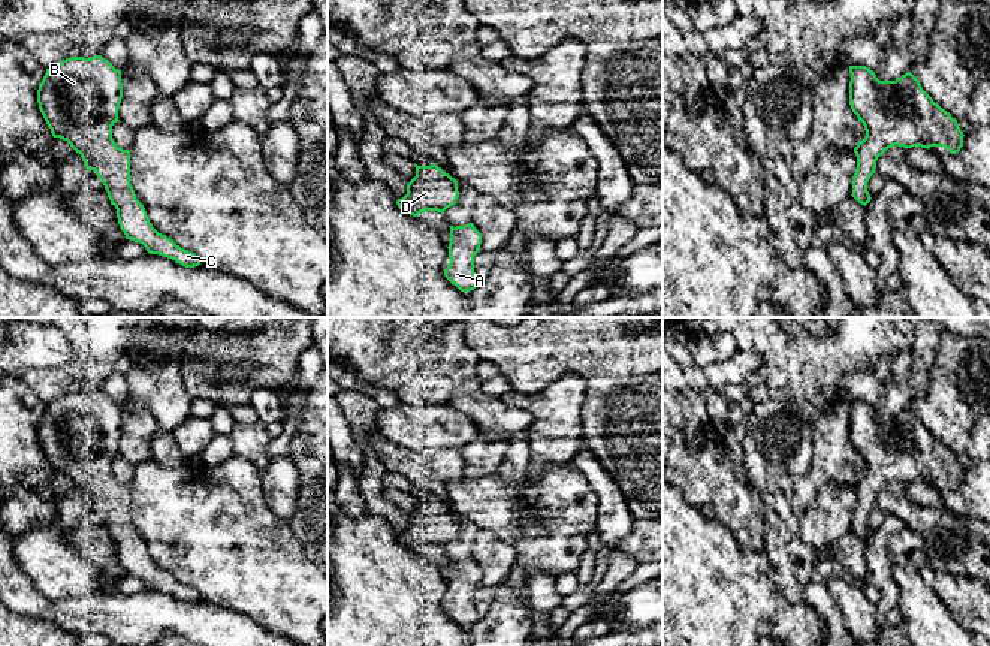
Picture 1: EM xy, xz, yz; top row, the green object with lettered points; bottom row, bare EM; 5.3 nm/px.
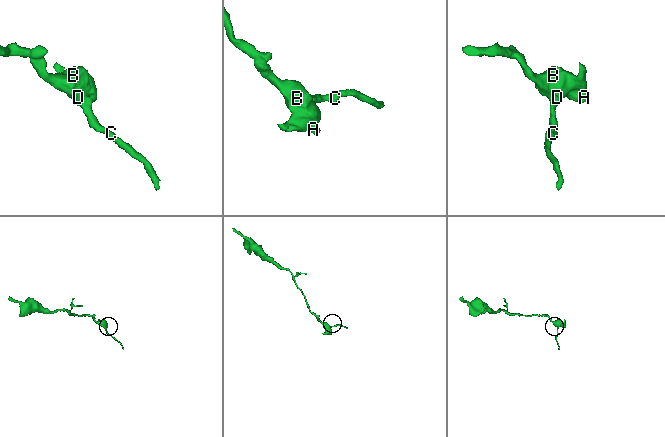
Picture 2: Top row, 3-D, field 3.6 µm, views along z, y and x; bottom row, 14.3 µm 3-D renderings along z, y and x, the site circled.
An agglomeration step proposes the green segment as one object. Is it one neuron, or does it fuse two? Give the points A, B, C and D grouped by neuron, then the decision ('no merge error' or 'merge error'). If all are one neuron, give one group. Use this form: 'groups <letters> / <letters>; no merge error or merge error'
groups A B C D; no merge error

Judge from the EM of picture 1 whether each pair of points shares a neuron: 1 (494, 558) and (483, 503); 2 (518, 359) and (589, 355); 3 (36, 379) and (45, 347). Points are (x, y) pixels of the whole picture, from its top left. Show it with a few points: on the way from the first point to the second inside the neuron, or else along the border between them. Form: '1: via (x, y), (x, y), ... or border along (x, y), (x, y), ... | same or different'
1: border along (479, 528), (485, 528), (507, 540), (518, 554) | different
2: via (536, 355), (572, 355) | same
3: border along (72, 356), (63, 365), (29, 368), (20, 377) | different

